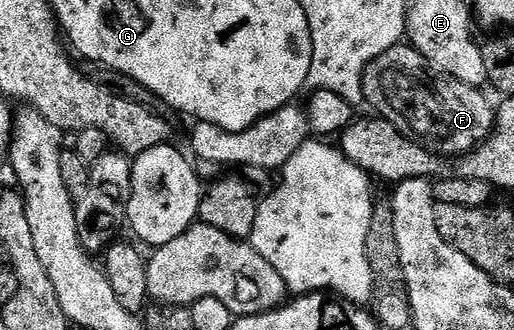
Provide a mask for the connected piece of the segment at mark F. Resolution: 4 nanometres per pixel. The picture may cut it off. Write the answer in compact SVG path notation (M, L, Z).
M404 42L395 44L386 50L386 54L378 54L378 58L374 58L374 62L370 62L364 71L364 99L367 107L372 107L379 119L393 124L406 138L445 158L459 158L466 152L473 152L492 133L496 113L494 104L484 94L481 89L466 82L433 72L423 58Z

